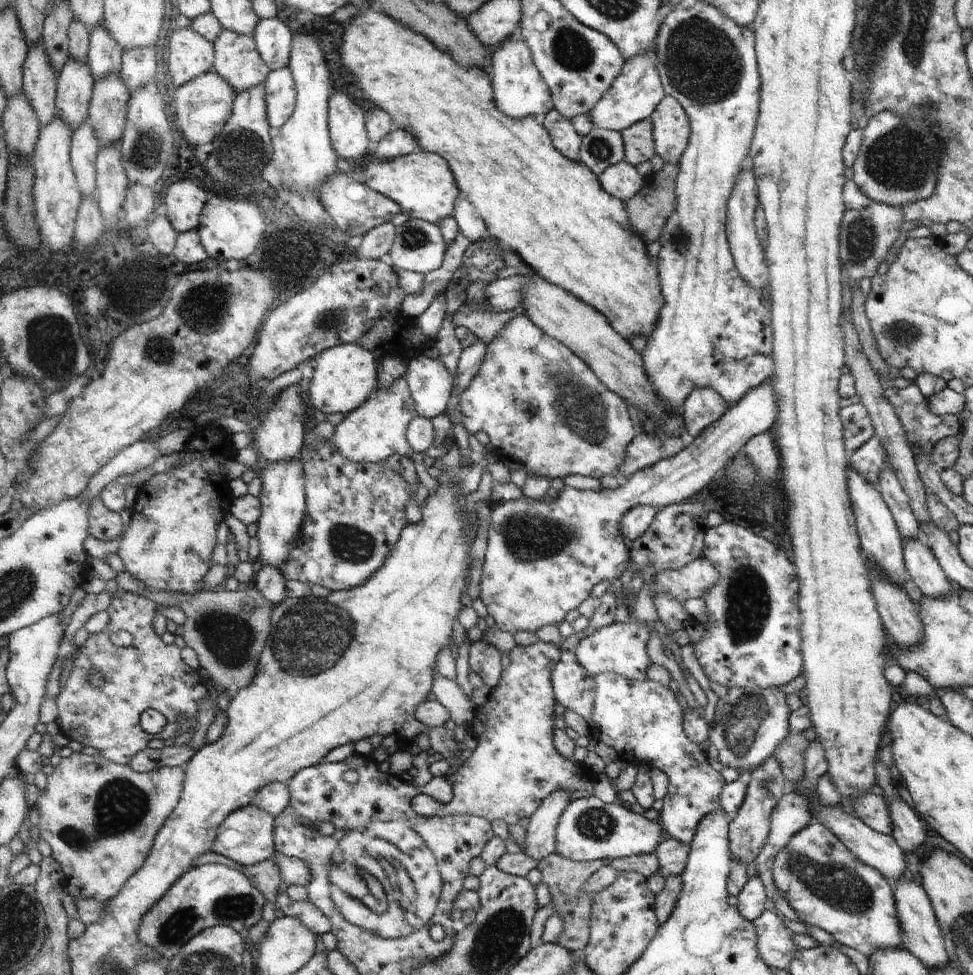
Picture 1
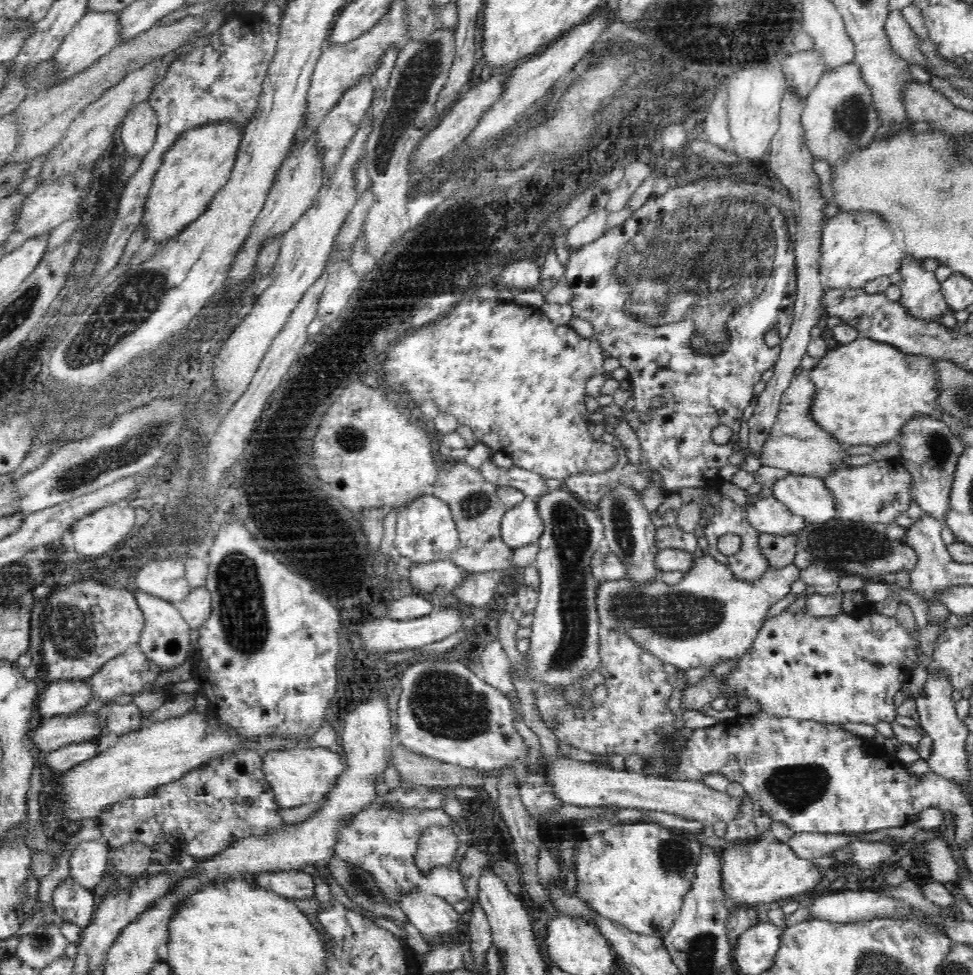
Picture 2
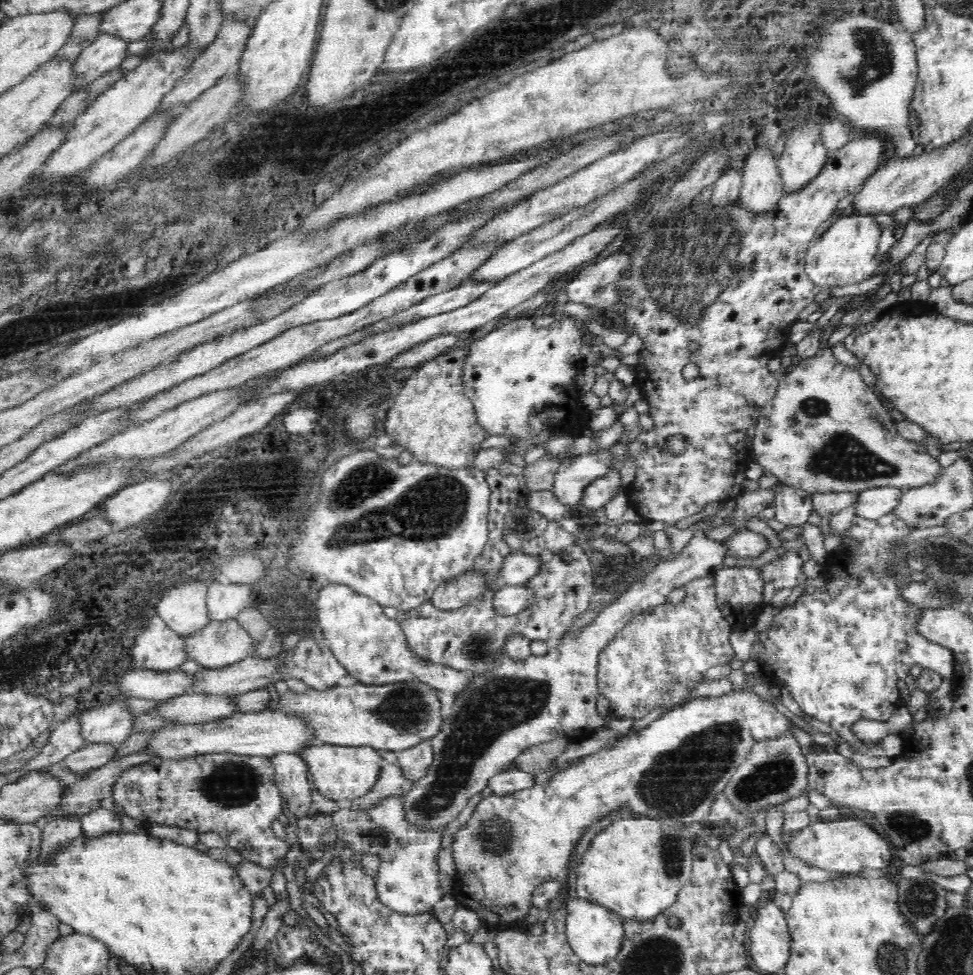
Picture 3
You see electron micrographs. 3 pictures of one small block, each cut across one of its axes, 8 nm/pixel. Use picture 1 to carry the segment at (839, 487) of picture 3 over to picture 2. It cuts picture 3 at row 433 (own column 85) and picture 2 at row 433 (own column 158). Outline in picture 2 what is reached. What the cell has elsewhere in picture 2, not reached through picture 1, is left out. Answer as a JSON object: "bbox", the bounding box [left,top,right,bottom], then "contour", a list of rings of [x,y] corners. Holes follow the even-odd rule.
{"bbox":[761,369,850,480],"contour":[[[802,369],[802,372],[783,390],[776,422],[766,440],[761,466],[787,470],[790,476],[817,477],[822,480],[842,468],[848,468],[850,456],[846,449],[850,445],[838,441],[832,431],[826,431],[816,422],[812,415],[814,398],[816,398],[816,383],[812,381],[810,370]]]}

